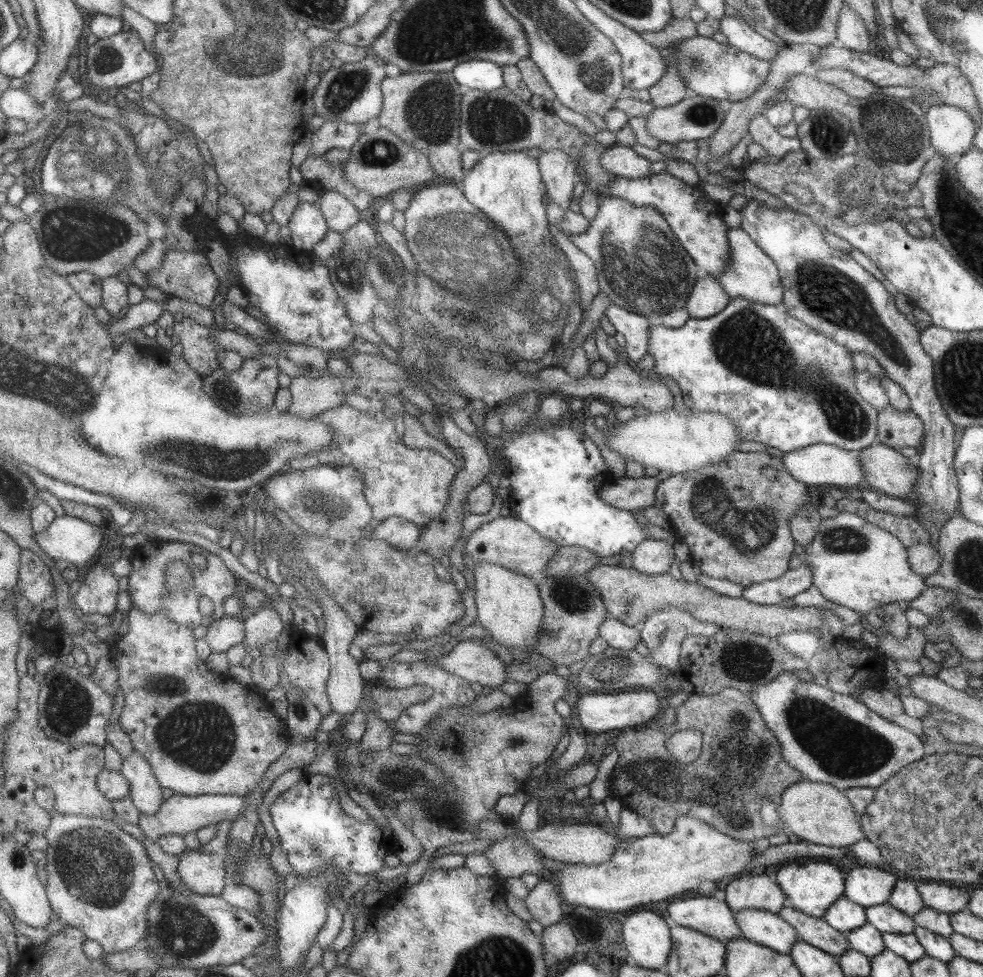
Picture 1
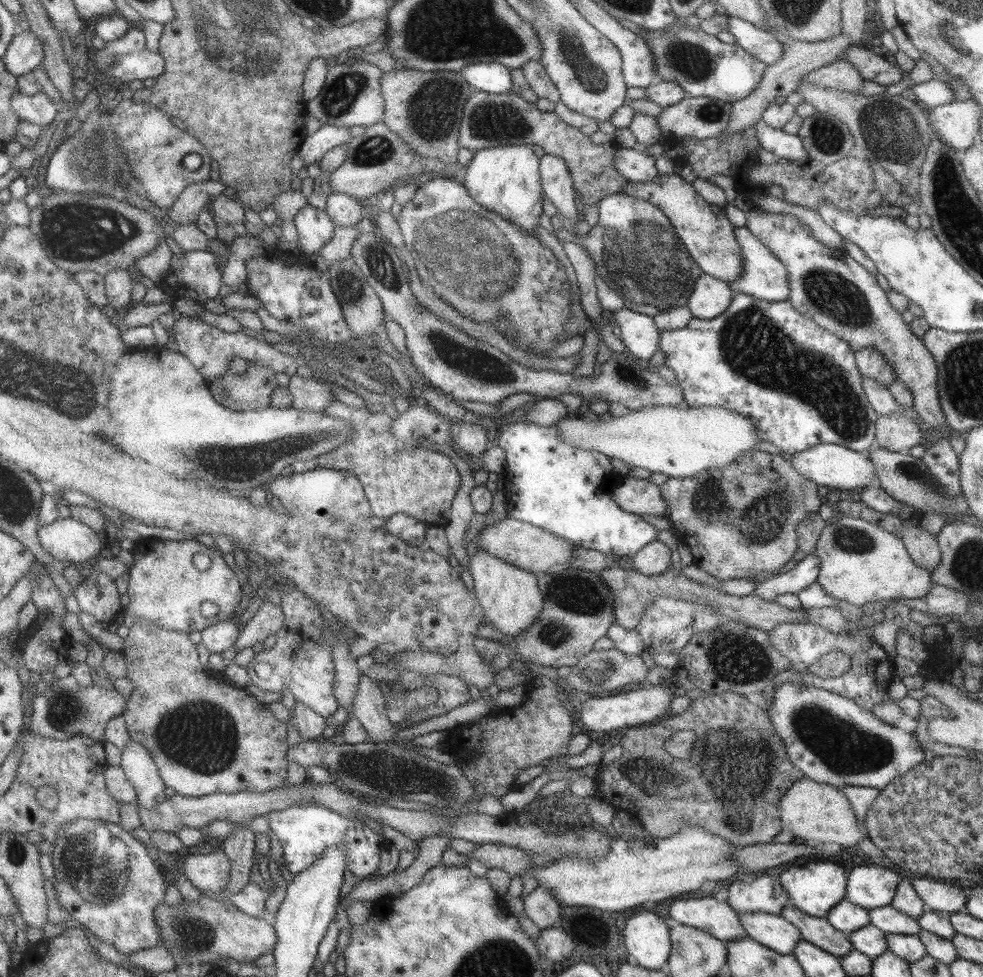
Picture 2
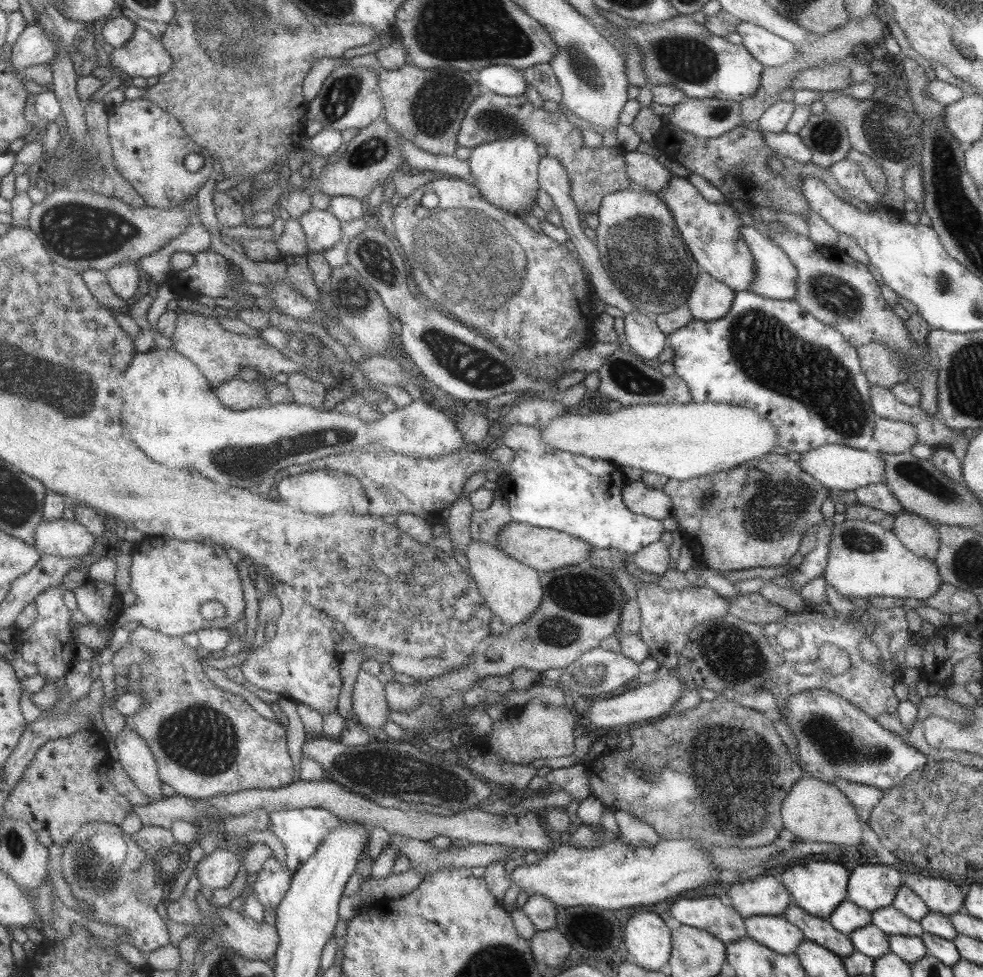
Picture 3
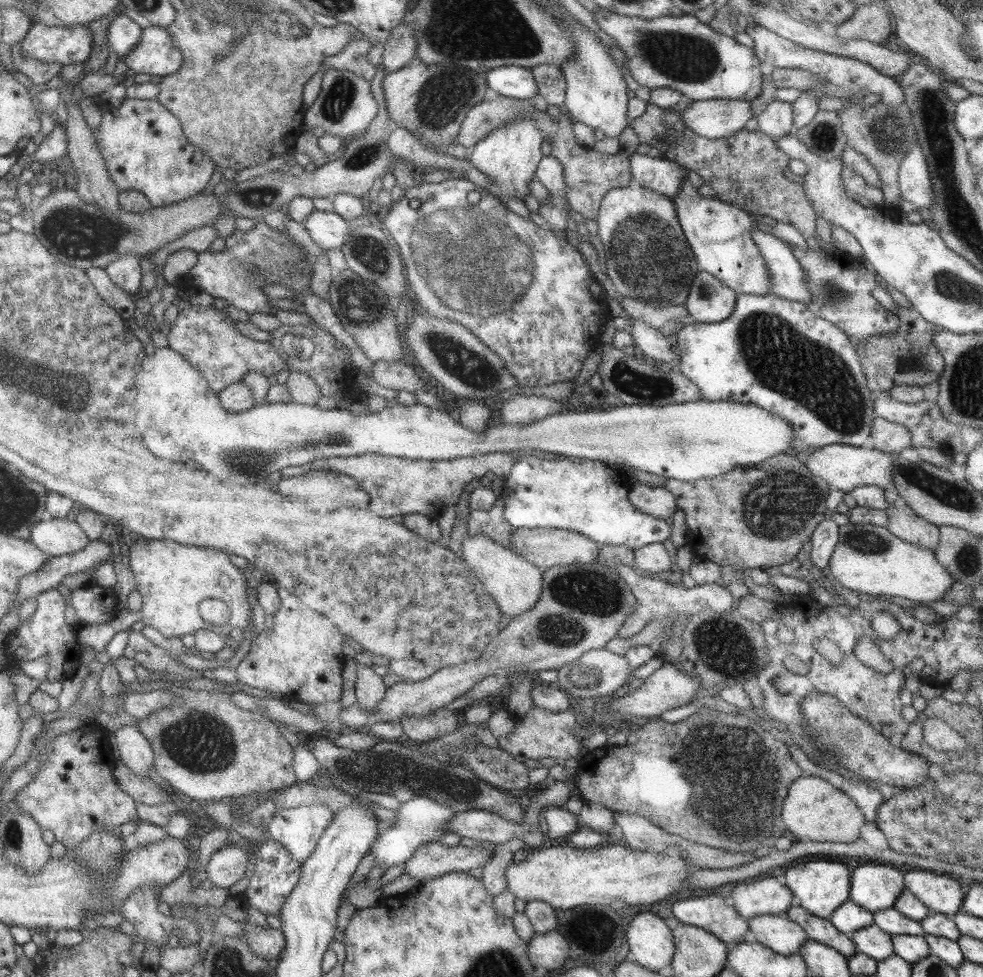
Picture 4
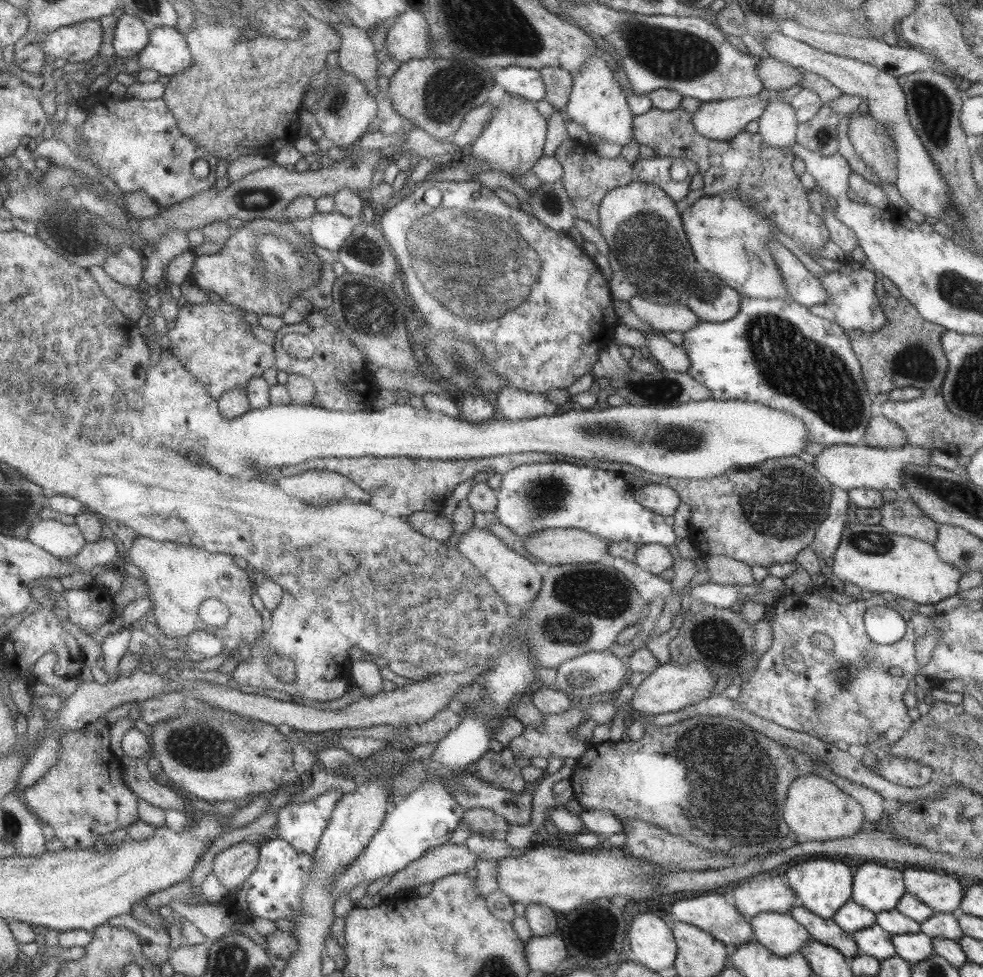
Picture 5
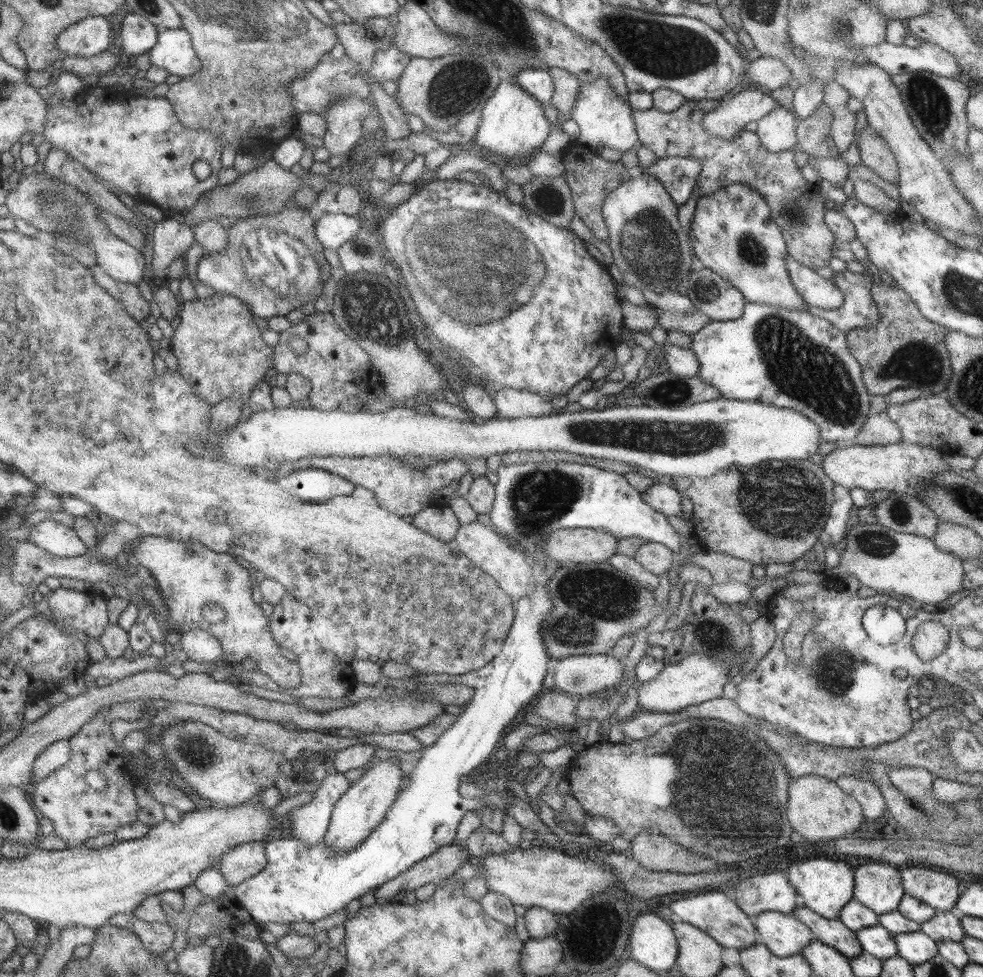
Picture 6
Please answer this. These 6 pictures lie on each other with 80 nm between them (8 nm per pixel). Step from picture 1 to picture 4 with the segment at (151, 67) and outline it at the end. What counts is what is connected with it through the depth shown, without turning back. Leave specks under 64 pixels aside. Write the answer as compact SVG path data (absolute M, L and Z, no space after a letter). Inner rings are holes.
M165 27L141 29L137 44L119 56L136 74L165 77L178 69L182 58Z

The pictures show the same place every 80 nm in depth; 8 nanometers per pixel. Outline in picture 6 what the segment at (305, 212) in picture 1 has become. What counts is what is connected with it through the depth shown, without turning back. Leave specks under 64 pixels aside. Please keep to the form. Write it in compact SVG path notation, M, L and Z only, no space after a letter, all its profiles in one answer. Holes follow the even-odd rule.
M318 213L313 221L314 235L324 249L337 249L360 230L363 220L345 214Z

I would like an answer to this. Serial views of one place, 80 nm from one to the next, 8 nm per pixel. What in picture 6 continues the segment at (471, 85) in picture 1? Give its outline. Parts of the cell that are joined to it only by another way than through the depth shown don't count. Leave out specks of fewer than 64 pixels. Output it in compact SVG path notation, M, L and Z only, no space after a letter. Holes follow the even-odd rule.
M524 68L508 75L509 78L510 76L513 76L515 83L529 94L529 97L543 105L549 104L553 94L553 80L547 75L545 68Z

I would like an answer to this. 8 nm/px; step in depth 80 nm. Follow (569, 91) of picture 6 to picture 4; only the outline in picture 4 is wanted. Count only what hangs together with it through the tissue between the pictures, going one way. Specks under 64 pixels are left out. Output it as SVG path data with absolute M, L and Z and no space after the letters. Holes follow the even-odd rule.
M540 64L530 68L537 93L541 95L547 105L563 107L565 98L565 77L557 65Z

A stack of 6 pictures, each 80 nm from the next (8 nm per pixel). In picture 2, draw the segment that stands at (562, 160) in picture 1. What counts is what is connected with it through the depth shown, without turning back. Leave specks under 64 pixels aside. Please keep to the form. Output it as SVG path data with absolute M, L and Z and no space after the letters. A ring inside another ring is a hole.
M544 154L539 158L538 173L544 197L555 205L558 215L575 224L580 206L565 162L553 154Z

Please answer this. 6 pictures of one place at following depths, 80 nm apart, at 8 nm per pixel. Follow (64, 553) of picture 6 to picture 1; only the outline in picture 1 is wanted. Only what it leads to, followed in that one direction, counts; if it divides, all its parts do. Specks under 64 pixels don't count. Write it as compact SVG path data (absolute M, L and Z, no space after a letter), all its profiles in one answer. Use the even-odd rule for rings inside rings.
M69 515L55 517L32 537L47 557L70 567L93 562L101 546L101 530L96 524Z

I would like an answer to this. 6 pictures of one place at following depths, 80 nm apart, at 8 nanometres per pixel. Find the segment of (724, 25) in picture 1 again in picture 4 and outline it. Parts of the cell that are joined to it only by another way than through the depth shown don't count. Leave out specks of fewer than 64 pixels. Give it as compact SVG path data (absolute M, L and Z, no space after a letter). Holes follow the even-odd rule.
M751 21L745 25L744 32L753 40L752 51L760 62L767 62L777 68L808 70L811 74L817 74L817 76L823 76L823 78L827 79L832 89L840 88L846 92L861 91L864 94L877 95L879 96L879 104L885 104L891 110L904 101L903 90L897 82L897 78L884 76L876 68L858 61L856 58L845 58L844 56L797 46L794 42L785 40L785 38L777 36L774 32L761 28L761 26Z

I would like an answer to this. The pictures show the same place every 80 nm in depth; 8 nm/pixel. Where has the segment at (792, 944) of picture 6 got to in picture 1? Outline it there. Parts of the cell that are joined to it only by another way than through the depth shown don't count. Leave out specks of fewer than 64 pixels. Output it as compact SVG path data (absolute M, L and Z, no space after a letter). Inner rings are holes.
M741 909L732 913L741 936L749 942L789 954L791 945L798 940L796 930L776 914L759 909Z

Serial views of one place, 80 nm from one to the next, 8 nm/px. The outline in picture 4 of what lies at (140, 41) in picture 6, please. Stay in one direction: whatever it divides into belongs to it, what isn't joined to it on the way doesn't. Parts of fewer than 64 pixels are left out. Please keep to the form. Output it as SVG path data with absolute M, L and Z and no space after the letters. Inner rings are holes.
M124 14L115 16L106 30L108 46L119 56L124 55L137 44L141 27Z

